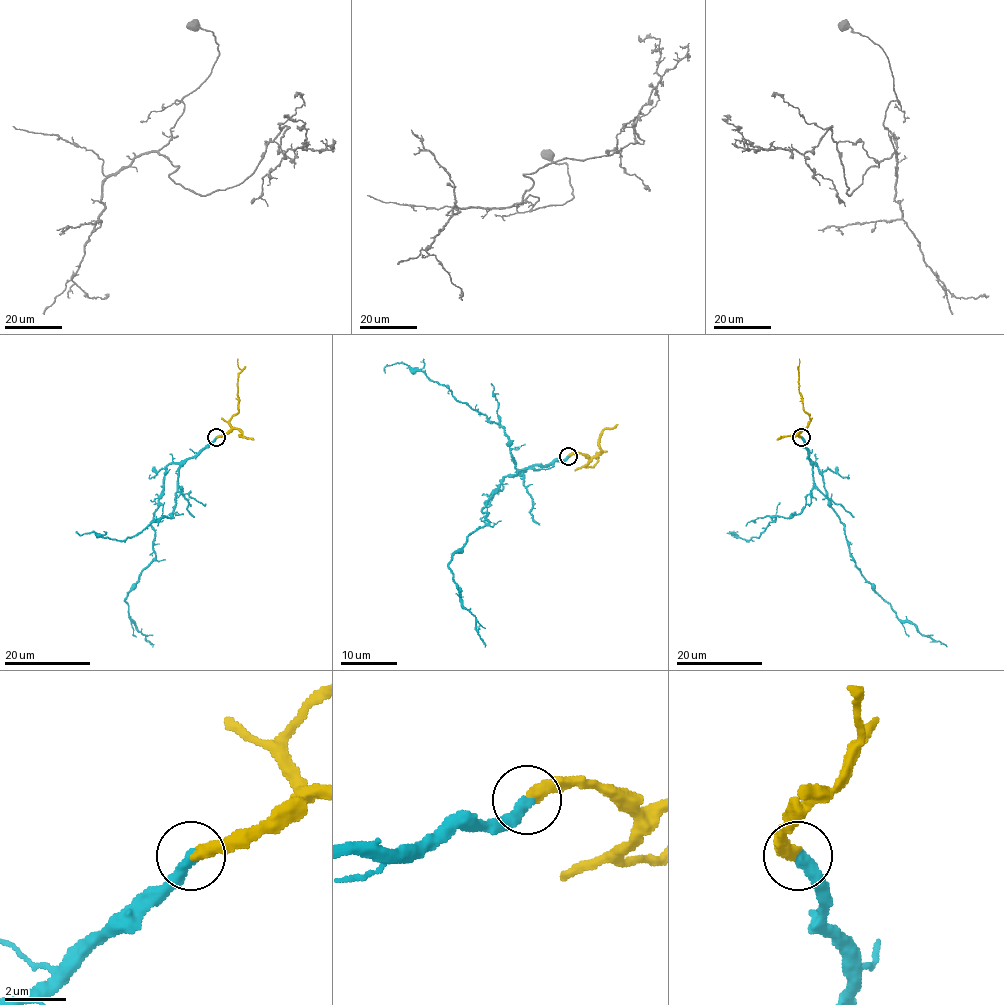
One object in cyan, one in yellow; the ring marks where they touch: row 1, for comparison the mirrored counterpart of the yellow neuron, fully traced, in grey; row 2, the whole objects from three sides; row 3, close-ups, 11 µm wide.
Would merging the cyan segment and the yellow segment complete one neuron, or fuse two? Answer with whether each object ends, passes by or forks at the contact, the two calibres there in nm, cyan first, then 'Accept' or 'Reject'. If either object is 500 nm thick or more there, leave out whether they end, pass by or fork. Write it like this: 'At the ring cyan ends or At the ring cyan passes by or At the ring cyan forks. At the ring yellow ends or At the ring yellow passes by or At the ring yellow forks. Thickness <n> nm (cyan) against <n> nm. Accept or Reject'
At the ring cyan ends. At the ring yellow ends. Thickness 400 nm (cyan) against 400 nm. Accept

